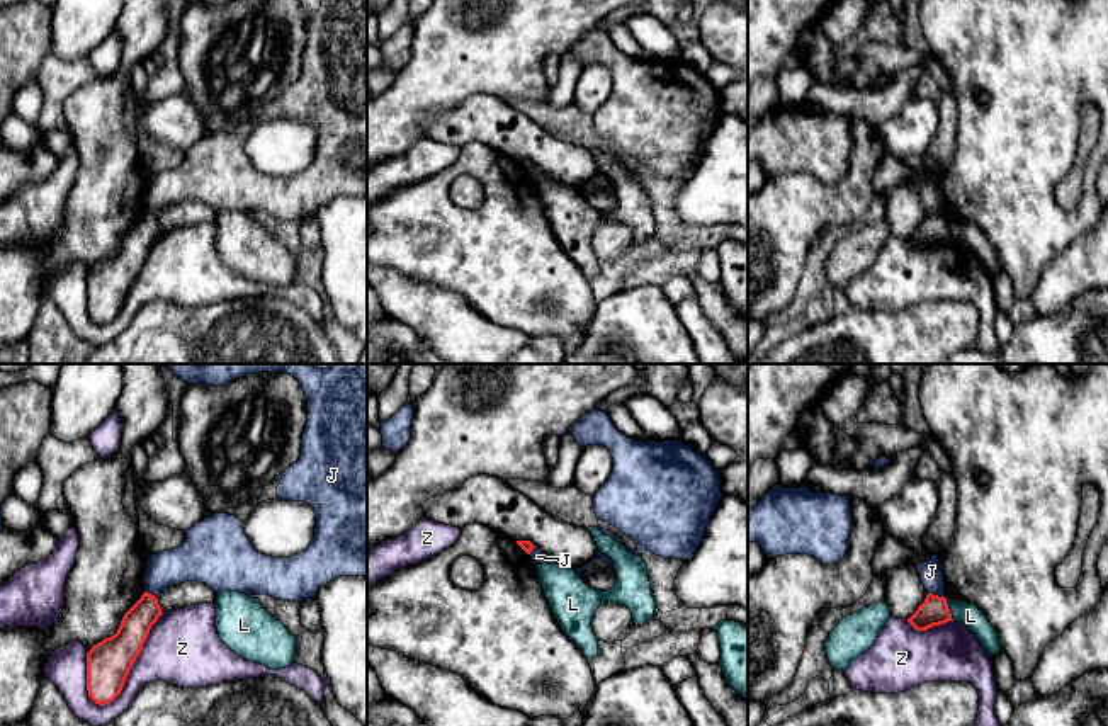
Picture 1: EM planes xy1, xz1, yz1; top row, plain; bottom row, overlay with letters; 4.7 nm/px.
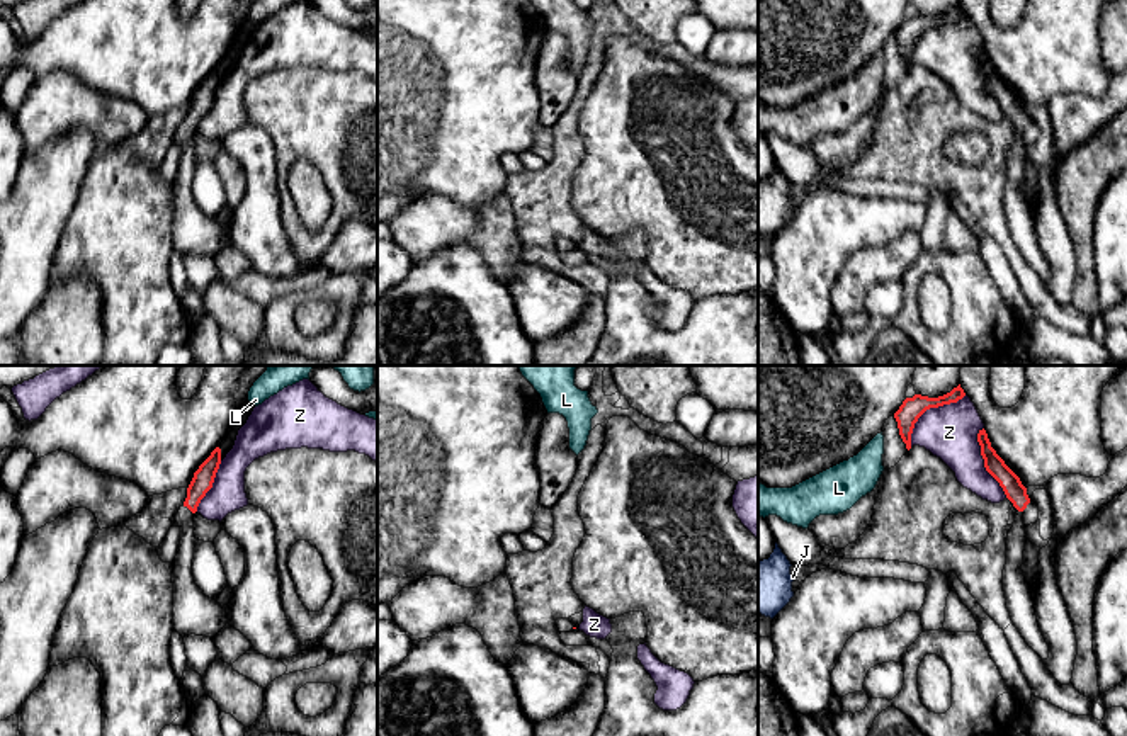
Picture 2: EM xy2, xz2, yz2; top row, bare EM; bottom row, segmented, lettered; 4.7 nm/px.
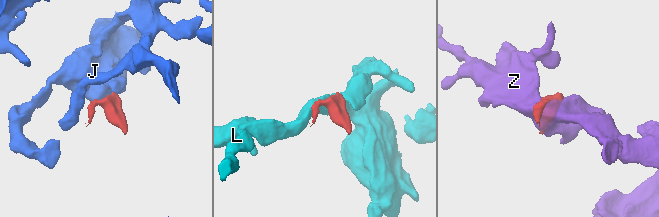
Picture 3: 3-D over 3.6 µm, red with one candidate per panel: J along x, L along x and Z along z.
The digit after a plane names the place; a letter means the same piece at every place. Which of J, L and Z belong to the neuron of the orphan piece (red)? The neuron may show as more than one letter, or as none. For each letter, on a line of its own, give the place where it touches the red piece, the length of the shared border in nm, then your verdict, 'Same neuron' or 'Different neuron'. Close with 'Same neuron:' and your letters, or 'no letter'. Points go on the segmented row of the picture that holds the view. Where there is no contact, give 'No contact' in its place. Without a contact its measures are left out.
J: Touches red at yz1 (935, 595). Shared border 80 nm. Different neuron
L: Touches red at yz1 (949, 609). Shared border 110 nm. Different neuron
Z: Touches red at xy1 (131, 665). Shared border 550 nm. Different neuron
Same neuron: no letter

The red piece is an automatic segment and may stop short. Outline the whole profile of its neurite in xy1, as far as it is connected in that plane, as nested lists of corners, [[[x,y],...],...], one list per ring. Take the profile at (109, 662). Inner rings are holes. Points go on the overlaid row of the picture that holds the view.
[[[144,592],[124,614],[117,632],[87,653],[87,690],[95,704],[105,706],[121,694],[151,626],[161,614],[158,598]]]

